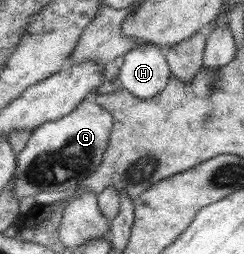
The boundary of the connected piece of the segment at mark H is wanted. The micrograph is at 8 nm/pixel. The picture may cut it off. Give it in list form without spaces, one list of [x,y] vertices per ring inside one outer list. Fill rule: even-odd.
[[[153,43],[136,45],[123,55],[123,64],[114,69],[121,88],[140,99],[158,95],[169,82],[171,71],[164,49]]]

